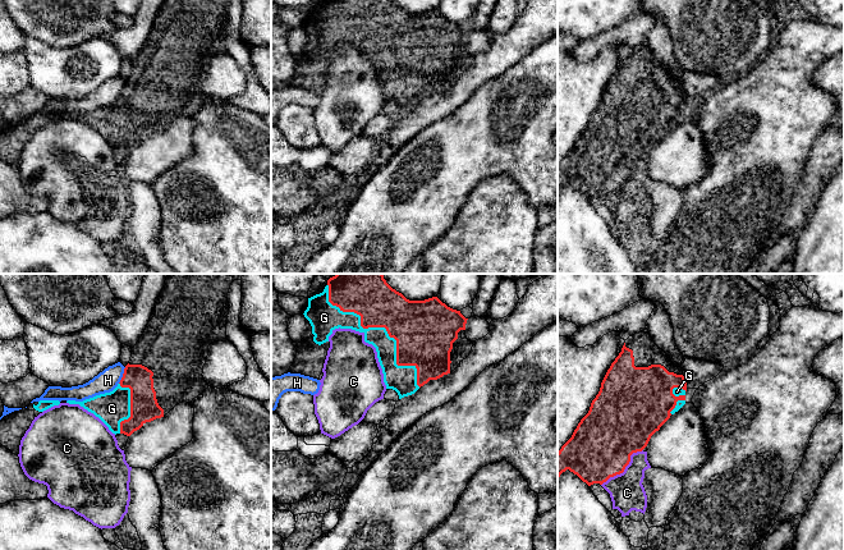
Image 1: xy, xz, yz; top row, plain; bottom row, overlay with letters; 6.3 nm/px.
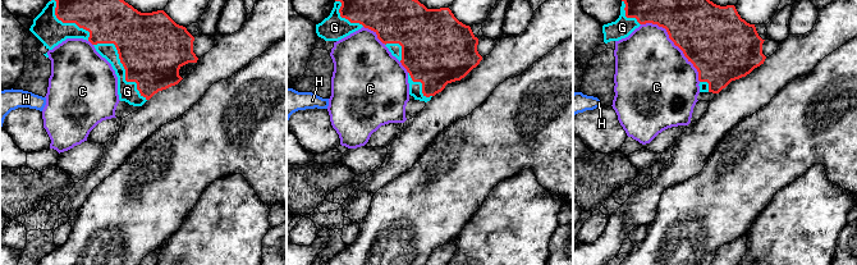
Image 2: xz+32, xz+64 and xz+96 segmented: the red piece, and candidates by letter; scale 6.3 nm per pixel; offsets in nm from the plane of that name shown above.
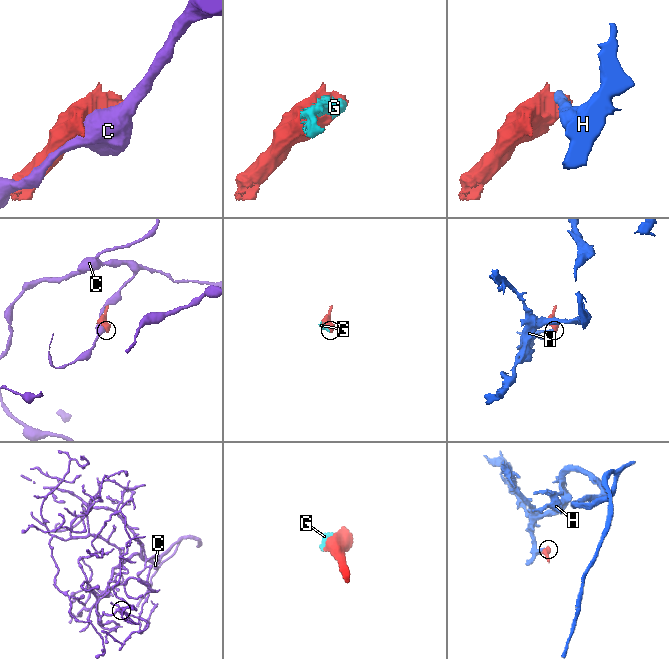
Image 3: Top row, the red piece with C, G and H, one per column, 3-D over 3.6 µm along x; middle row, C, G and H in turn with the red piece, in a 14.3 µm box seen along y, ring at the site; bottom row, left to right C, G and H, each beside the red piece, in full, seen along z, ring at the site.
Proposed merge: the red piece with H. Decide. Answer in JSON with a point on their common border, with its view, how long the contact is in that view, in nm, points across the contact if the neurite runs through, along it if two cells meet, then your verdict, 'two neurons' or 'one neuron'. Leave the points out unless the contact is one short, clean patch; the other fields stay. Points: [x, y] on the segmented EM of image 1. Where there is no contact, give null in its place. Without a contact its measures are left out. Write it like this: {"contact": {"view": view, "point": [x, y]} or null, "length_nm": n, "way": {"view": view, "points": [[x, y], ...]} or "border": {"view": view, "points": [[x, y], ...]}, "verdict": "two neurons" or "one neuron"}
{"contact": {"view": "xy", "point": [123, 375]}, "length_nm": 120, "border": {"view": "xy", "points": [[125, 367], [118, 383]]}, "verdict": "two neurons"}

